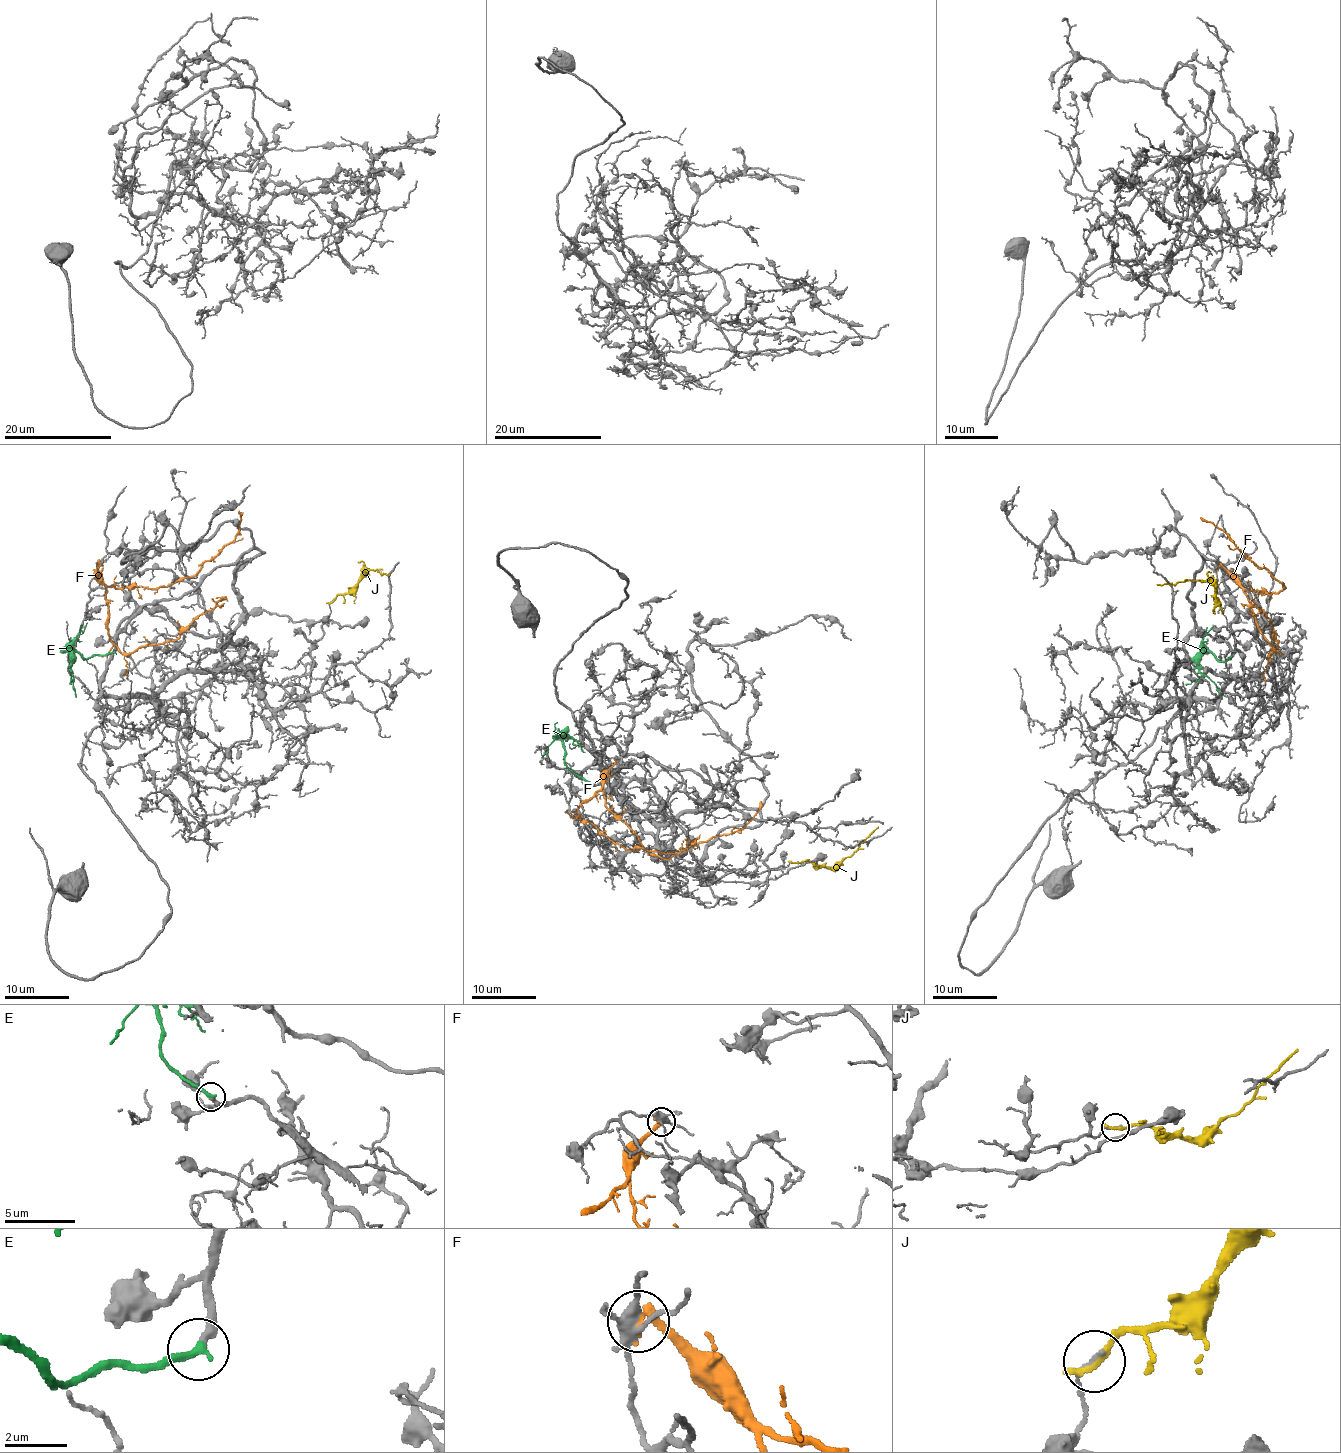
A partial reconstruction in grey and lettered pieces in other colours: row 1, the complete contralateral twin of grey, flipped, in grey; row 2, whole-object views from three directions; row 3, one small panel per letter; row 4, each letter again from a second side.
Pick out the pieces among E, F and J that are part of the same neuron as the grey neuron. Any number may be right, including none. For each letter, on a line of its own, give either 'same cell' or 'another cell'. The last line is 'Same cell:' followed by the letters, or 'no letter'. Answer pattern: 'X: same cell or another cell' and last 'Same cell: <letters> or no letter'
E: same cell
F: another cell
J: another cell
Same cell: E

